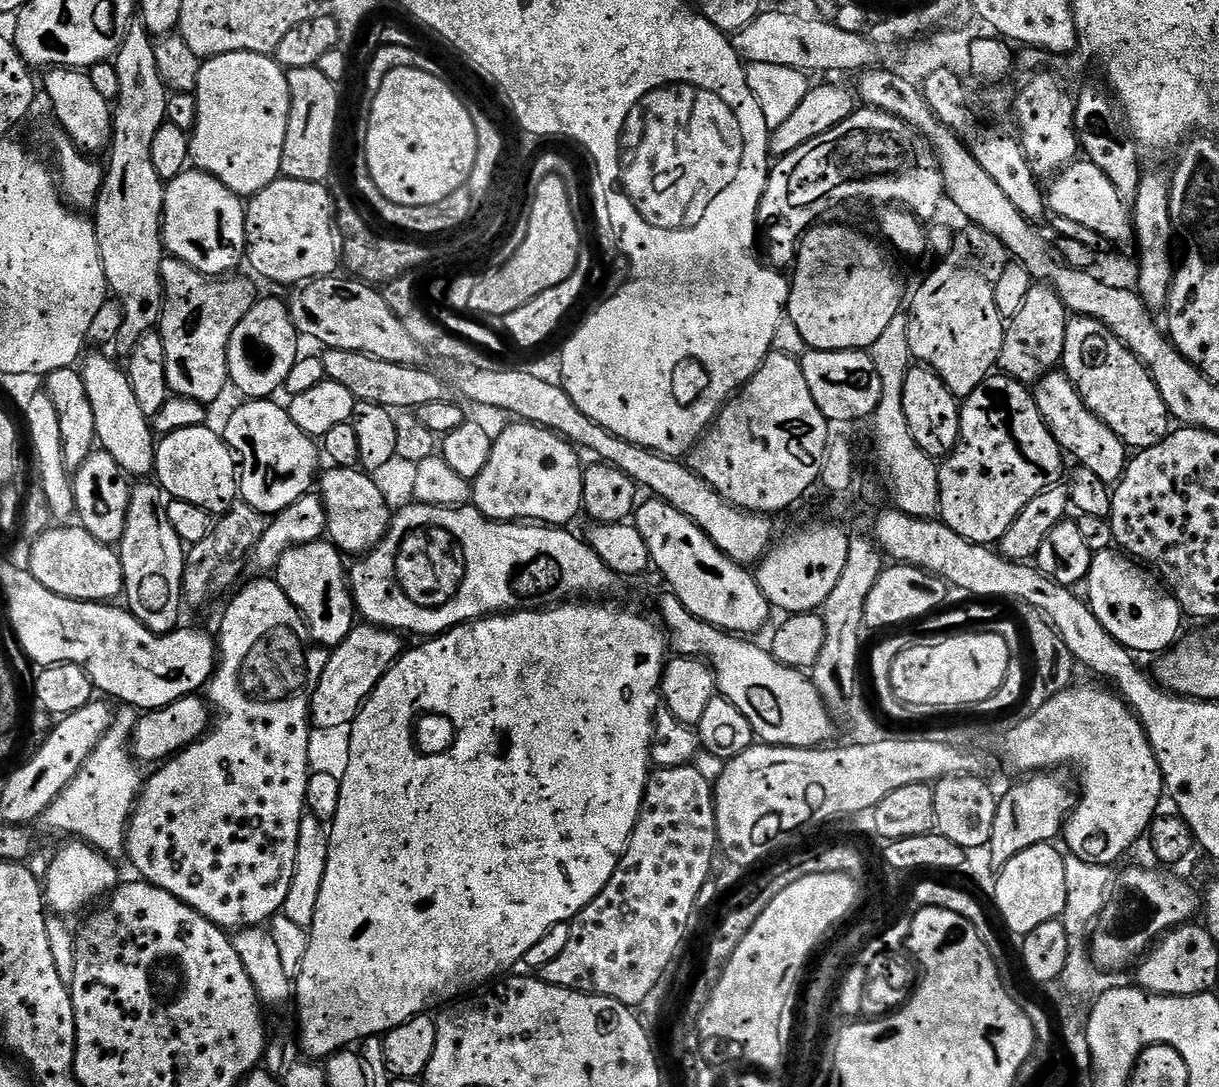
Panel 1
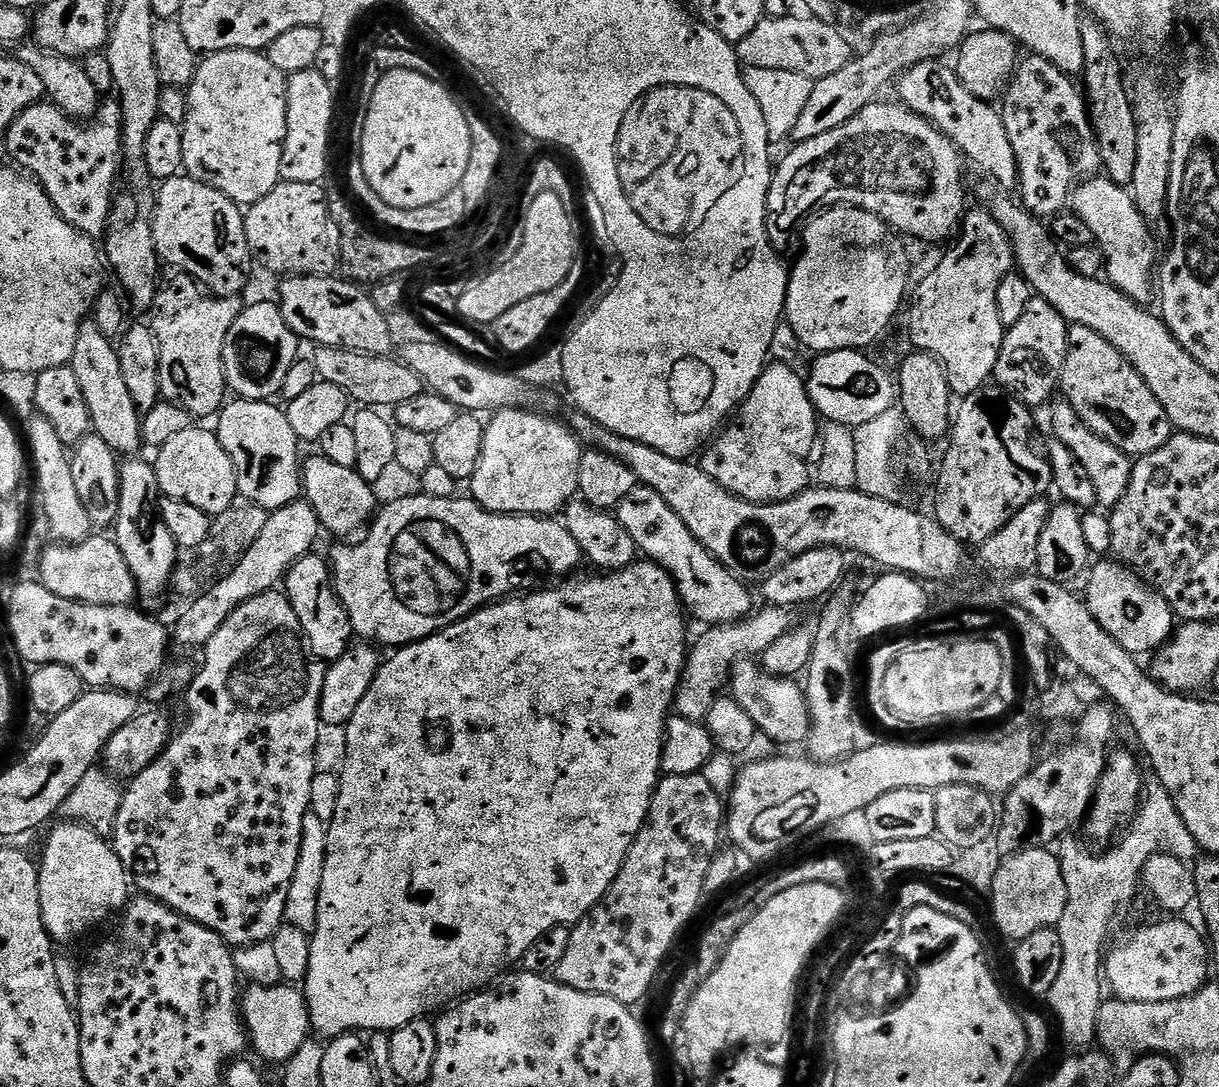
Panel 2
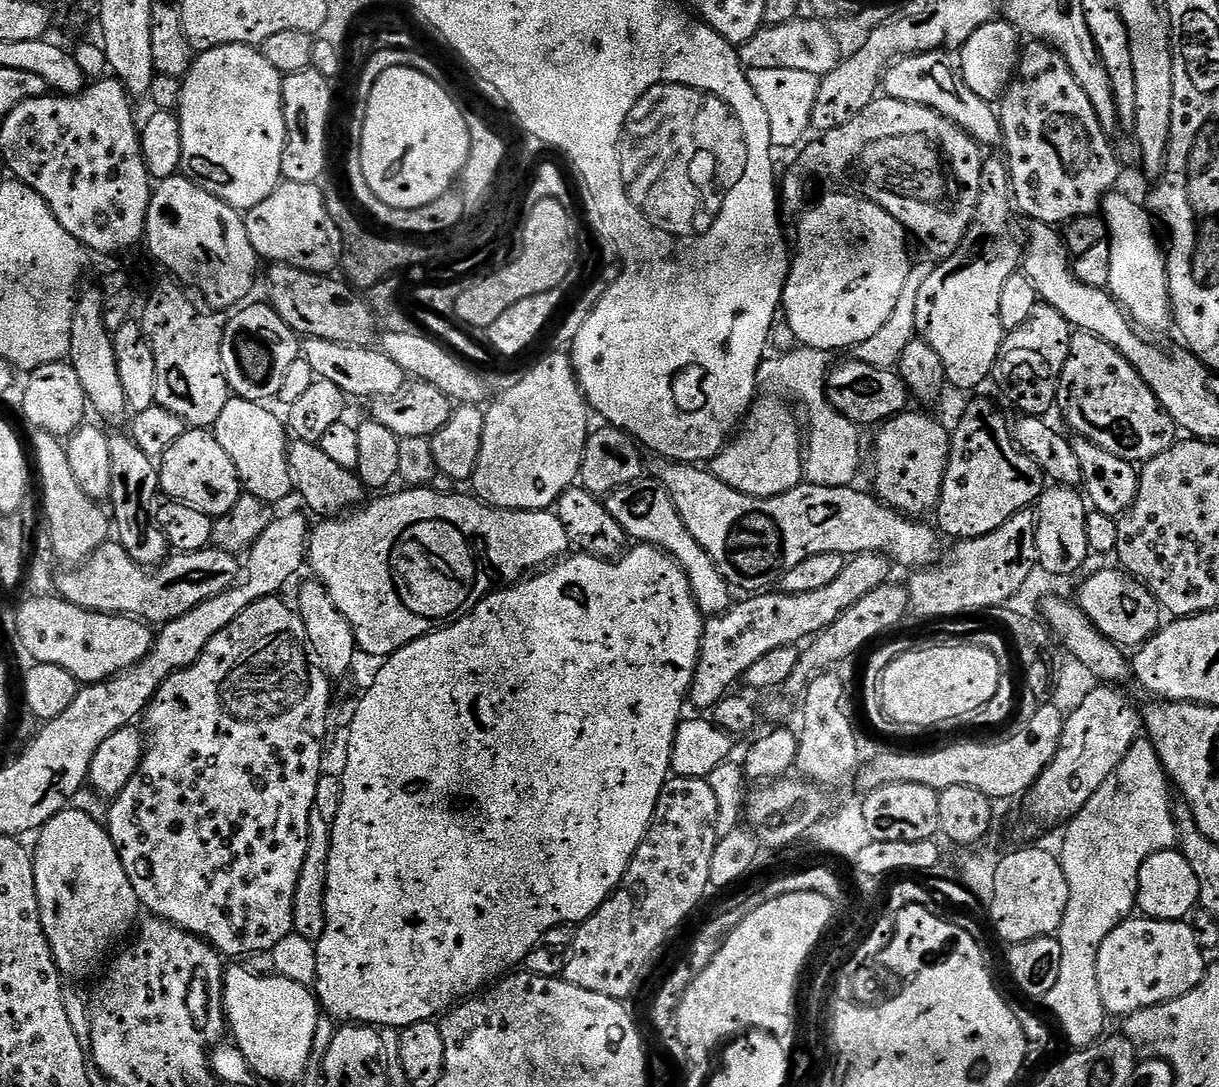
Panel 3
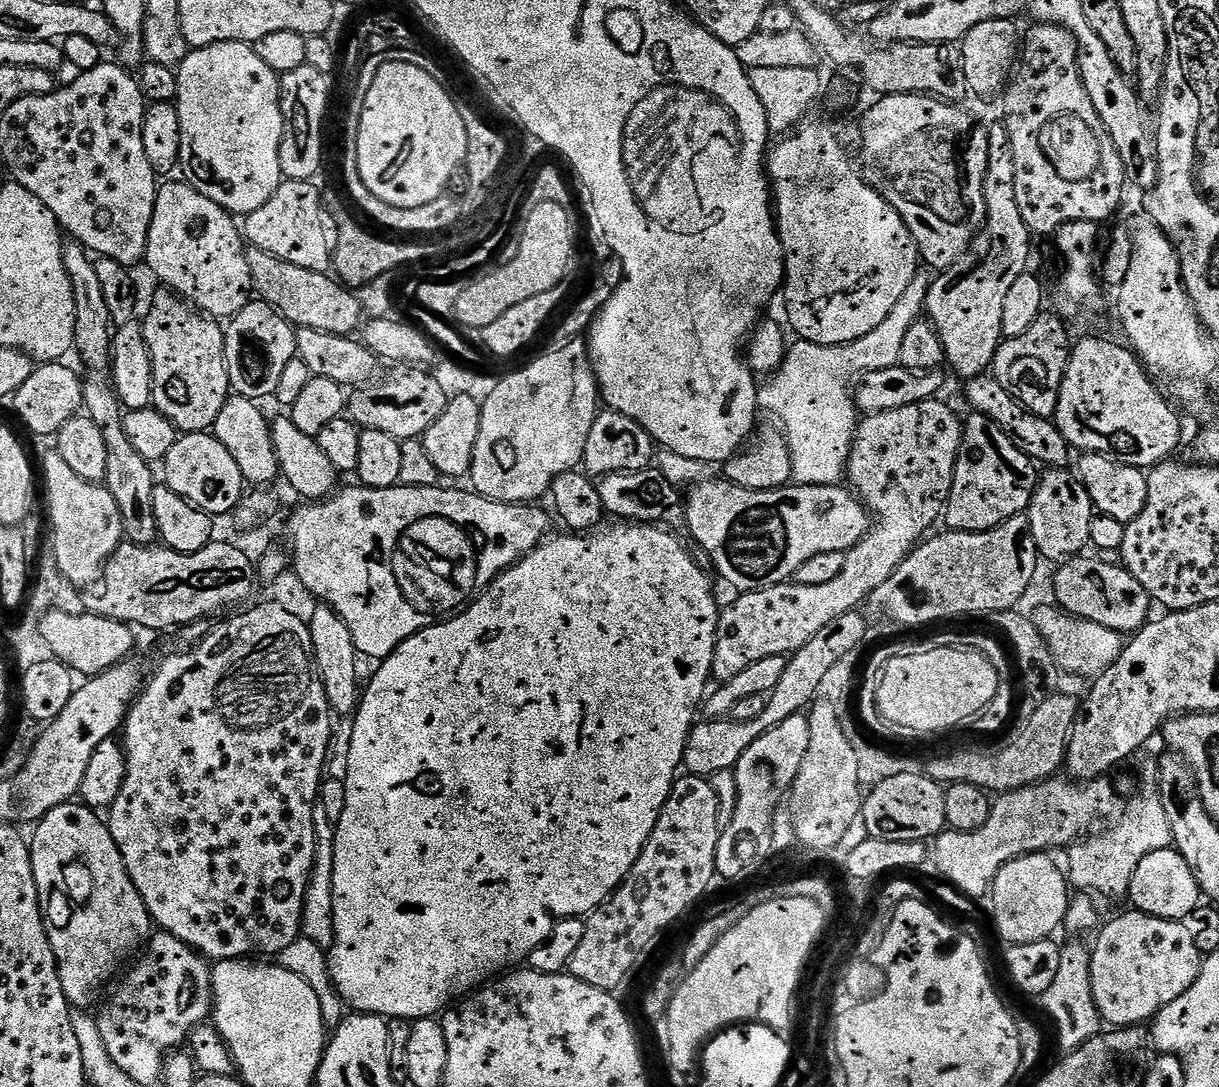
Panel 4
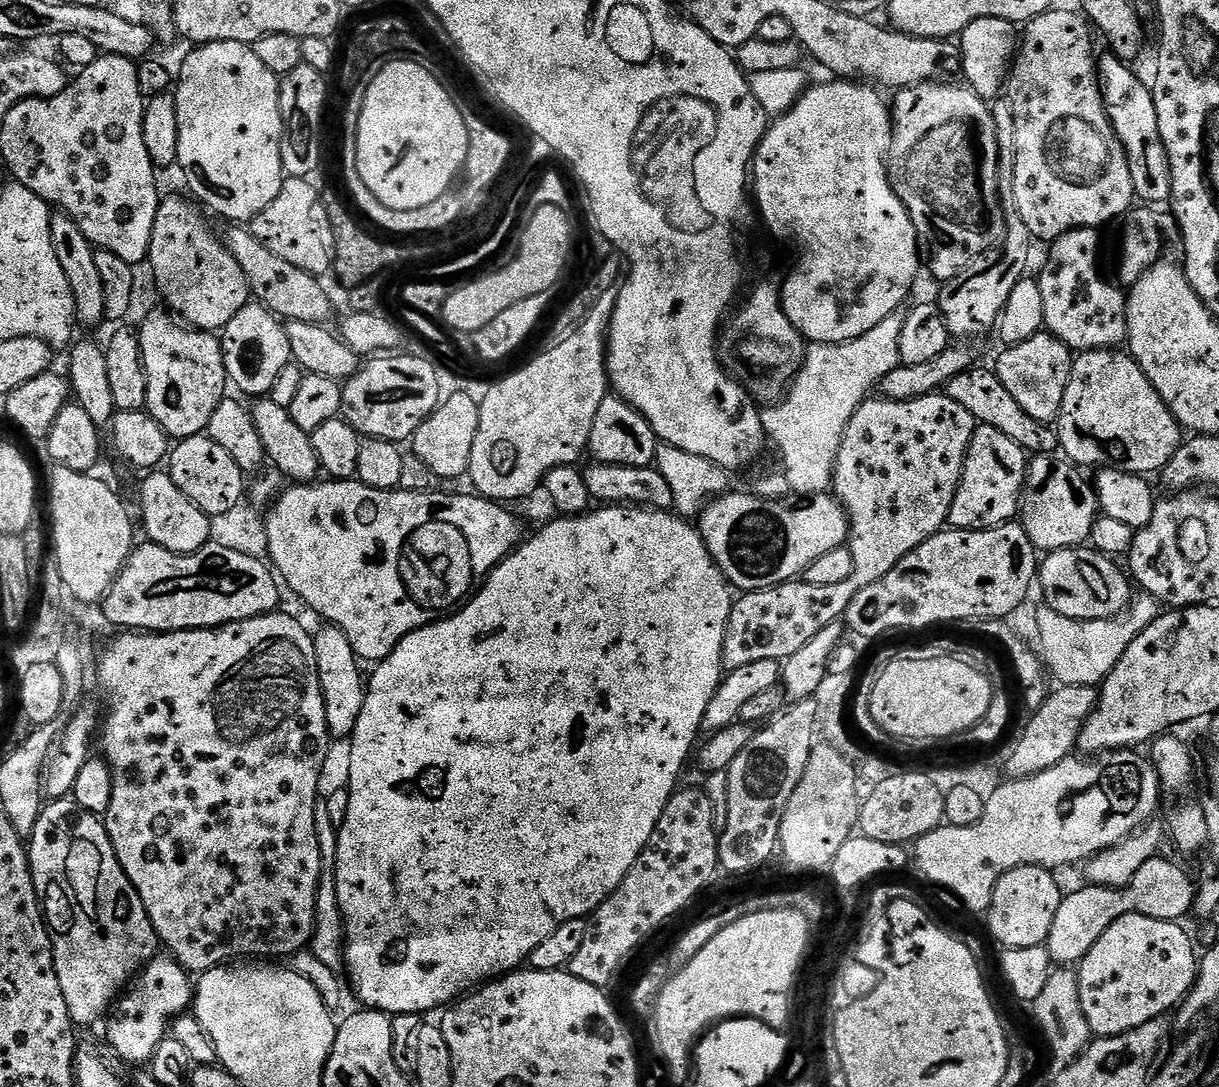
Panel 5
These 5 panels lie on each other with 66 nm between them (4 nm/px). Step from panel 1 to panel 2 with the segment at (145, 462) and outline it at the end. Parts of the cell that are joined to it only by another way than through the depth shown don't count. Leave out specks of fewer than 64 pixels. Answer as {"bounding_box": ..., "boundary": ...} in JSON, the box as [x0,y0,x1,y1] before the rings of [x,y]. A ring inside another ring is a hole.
{"bounding_box":[71,319,142,454],"boundary":[[[85,319],[78,330],[78,342],[74,342],[71,368],[82,385],[82,394],[86,398],[86,406],[90,410],[92,432],[113,448],[117,454],[136,454],[142,448],[140,421],[142,414],[134,406],[134,398],[130,398],[130,390],[122,379],[122,366],[118,362],[118,351],[113,341],[102,334],[95,319]]]}

